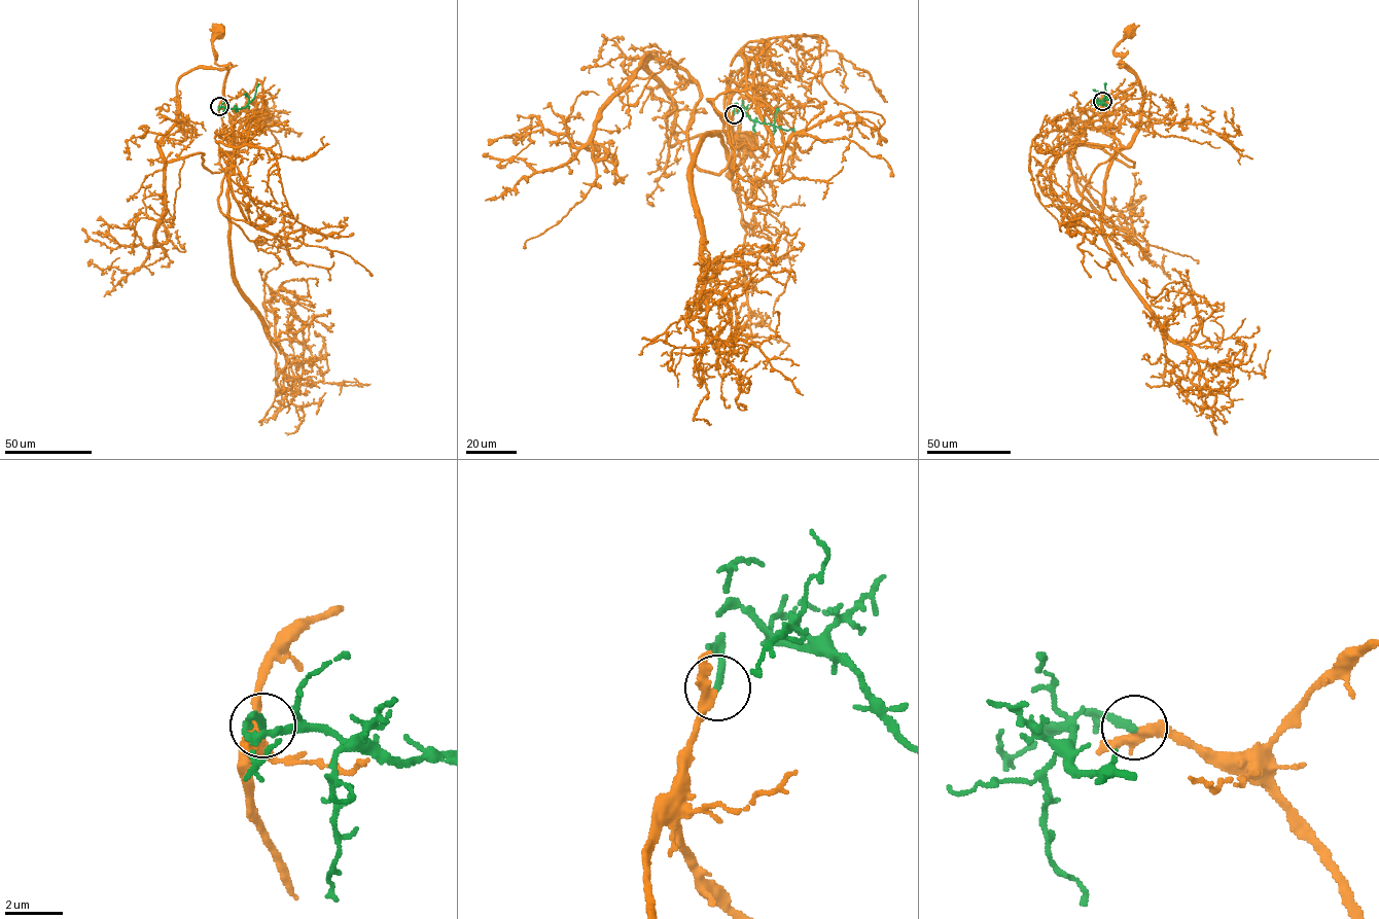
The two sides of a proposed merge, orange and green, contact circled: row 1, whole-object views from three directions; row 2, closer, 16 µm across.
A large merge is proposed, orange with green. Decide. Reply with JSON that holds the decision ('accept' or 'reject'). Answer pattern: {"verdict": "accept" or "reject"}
{"verdict": "accept"}

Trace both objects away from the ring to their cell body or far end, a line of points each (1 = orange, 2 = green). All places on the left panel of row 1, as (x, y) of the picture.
1: (219, 107), (226, 139), (235, 150), (224, 102), (225, 75), (232, 66), (215, 62), (212, 43), (218, 33)
2: (219, 107), (244, 107), (248, 101), (245, 95), (247, 93)

